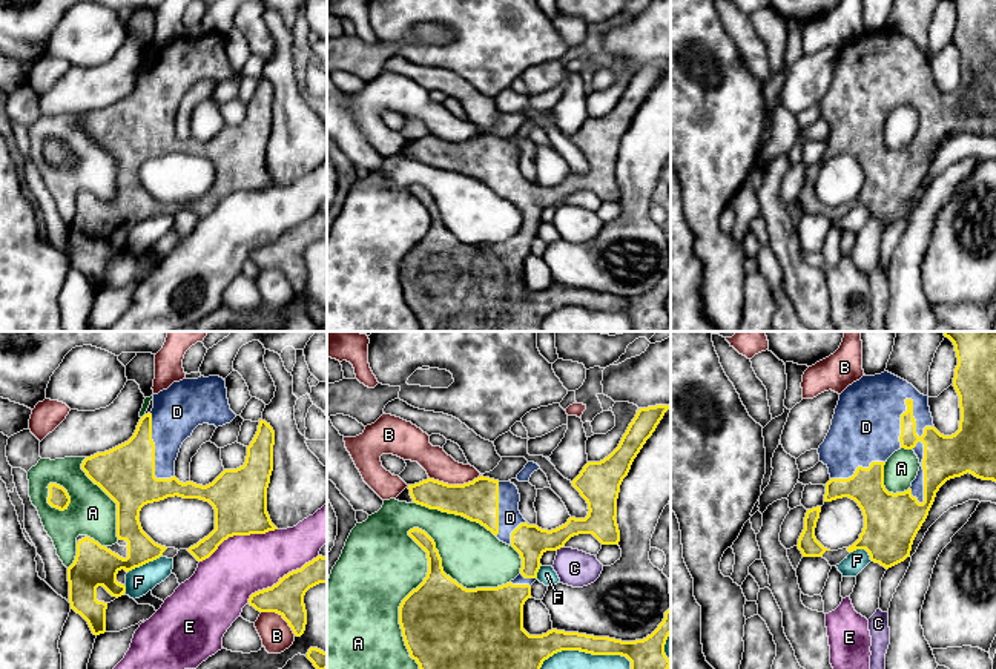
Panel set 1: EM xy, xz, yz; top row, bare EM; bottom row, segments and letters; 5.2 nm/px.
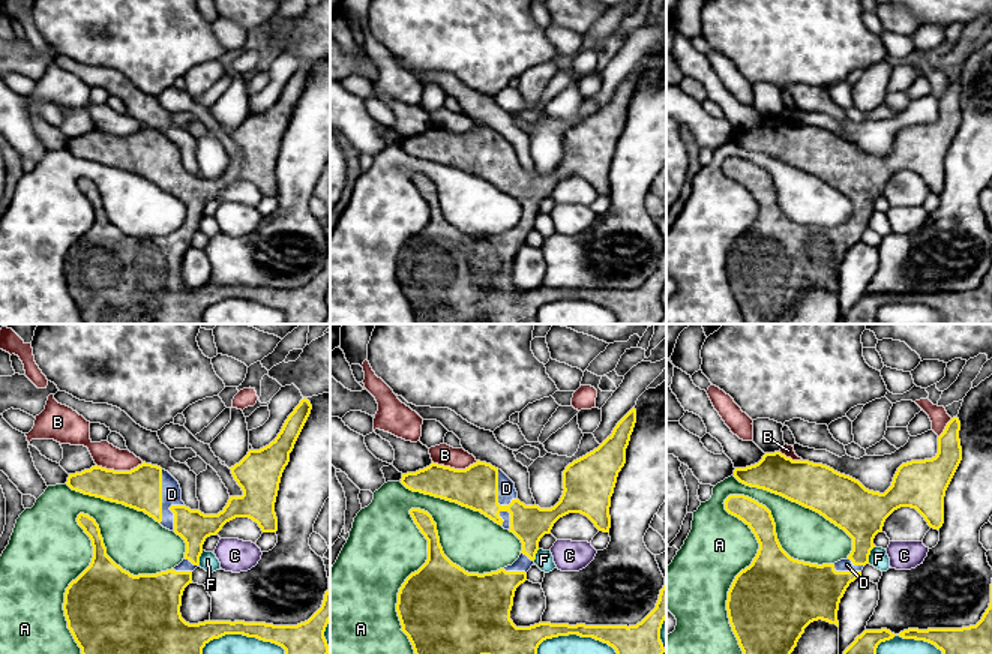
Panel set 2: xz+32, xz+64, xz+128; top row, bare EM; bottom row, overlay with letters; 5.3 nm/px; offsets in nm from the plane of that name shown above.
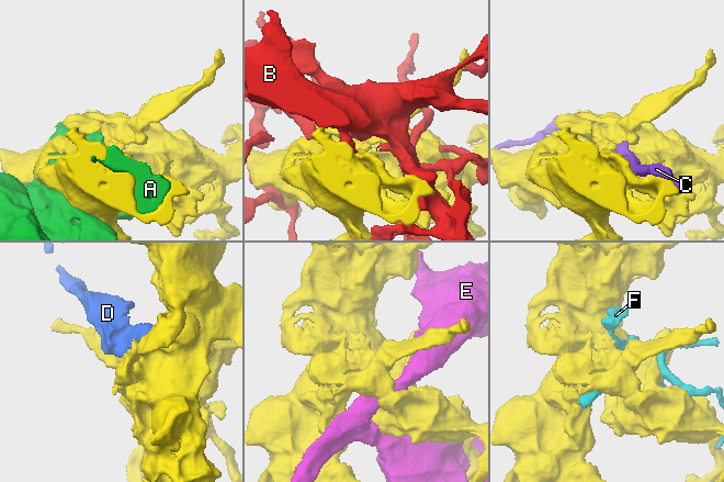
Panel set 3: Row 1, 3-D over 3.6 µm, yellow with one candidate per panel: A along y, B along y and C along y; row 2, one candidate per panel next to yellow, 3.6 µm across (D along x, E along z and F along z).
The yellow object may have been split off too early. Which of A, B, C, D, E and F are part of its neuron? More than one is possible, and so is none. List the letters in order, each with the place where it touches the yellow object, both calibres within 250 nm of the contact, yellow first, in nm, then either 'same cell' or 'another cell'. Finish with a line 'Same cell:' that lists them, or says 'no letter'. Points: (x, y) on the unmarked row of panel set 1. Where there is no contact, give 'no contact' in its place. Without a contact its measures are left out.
A: meets yellow in xz at (402, 257); 440 nm thick on the yellow side, 440 nm on the other; another cell
B: meets yellow in xz at (455, 141); 220 nm thick on the yellow side, 150 nm on the other; another cell
C: meets yellow in xz at (559, 204); 170 nm thick on the yellow side, 190 nm on the other; another cell
D: meets yellow in yz at (924, 106); 240 nm thick on the yellow side, 220 nm on the other; same cell
E: meets yellow in xy at (238, 191); 280 nm thick on the yellow side, 320 nm on the other; another cell
F: meets yellow in xy at (143, 220); 220 nm thick on the yellow side, 140 nm on the other; another cell
Same cell: D

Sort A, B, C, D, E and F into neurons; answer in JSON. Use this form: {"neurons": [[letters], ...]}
{"neurons": [["A"], ["B", "F"], ["C"], ["D"], ["E"]]}

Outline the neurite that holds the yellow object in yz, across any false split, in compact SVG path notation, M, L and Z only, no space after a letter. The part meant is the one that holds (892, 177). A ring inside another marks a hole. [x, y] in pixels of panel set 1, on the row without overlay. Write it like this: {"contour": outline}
{"contour": "M996 0L953 2L958 14L953 43L961 64L959 86L955 91L944 92L935 84L928 52L884 28L862 32L839 51L830 86L818 104L820 118L830 130L824 158L849 153L864 172L862 189L847 207L866 206L870 216L886 226L910 213L913 196L936 149L947 137L970 129L978 135L996 138ZM901 104L913 106L921 123L912 143L893 150L884 143L884 121Z"}

